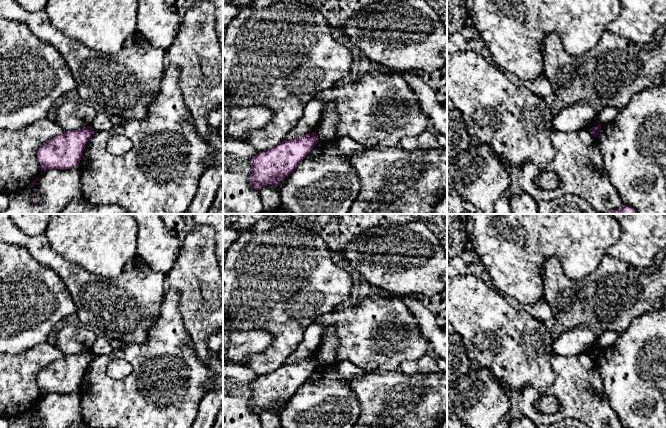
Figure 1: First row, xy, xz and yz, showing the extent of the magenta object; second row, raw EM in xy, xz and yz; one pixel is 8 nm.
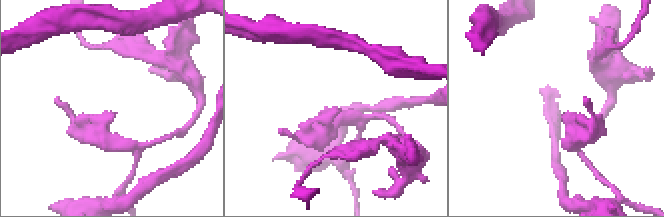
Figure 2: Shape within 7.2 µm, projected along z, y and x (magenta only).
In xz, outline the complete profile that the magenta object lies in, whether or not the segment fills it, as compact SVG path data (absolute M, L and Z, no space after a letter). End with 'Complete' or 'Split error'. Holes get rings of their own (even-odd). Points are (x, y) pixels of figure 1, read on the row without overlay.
M316 356L284 364L275 371L259 376L251 383L250 406L257 416L265 409L278 410L309 378L319 365Z. Complete

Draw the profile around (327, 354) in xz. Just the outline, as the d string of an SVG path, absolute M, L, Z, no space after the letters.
M328 327L325 330L324 340L319 352L316 354L319 365L332 365L337 362L336 352L338 348L338 336L336 327Z

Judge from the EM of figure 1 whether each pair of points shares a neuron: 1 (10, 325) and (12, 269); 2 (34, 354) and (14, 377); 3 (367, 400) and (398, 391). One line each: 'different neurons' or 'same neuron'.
1: same neuron
2: same neuron
3: same neuron

